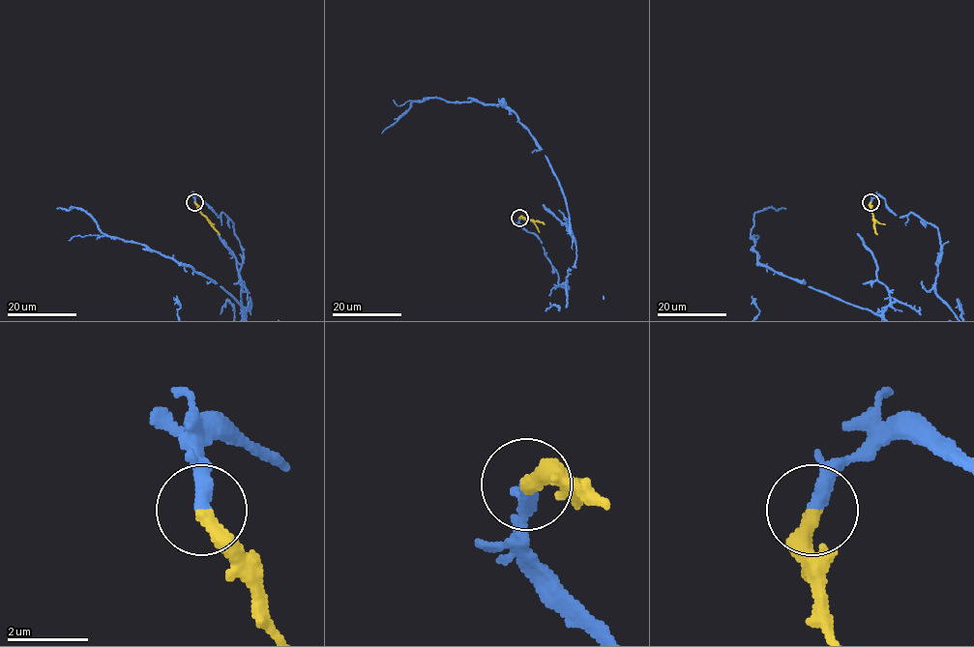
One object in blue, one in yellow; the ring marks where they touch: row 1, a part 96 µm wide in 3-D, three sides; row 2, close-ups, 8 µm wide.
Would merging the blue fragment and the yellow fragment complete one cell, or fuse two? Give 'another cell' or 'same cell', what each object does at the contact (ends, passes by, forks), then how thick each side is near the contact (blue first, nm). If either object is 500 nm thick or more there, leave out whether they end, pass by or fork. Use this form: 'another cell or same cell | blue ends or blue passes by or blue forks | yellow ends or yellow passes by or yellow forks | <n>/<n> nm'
same cell | blue ends | yellow ends | 380/360 nm

